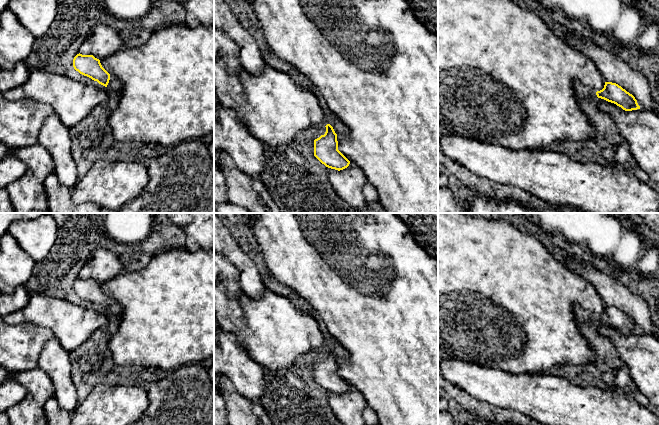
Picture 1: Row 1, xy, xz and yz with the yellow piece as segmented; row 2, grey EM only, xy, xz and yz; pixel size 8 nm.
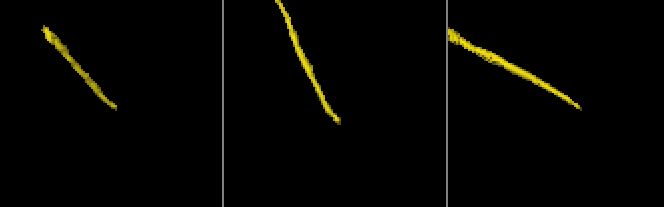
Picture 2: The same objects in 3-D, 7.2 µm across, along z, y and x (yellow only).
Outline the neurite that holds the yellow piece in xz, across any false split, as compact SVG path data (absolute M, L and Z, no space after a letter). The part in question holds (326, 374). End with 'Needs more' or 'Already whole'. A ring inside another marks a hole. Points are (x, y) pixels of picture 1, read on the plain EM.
M333 343L325 350L326 356L314 364L314 380L326 391L343 394L350 385L338 374L338 359L347 359L348 352L339 344Z. Needs more

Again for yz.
M580 305L574 306L575 319L580 322L604 323L614 327L625 335L640 333L635 321L616 307L605 306L604 312L595 316L591 311Z. Needs more

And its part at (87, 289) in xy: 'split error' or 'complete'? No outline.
split error

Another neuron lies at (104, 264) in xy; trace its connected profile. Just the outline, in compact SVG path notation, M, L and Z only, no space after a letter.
M97 248L79 273L82 279L93 279L101 284L114 278L123 271L120 258L113 251Z

